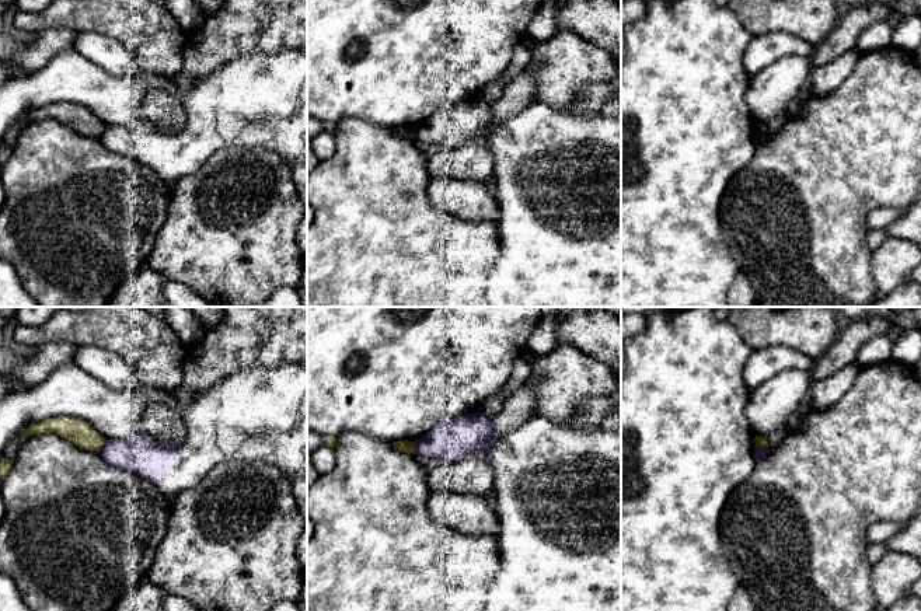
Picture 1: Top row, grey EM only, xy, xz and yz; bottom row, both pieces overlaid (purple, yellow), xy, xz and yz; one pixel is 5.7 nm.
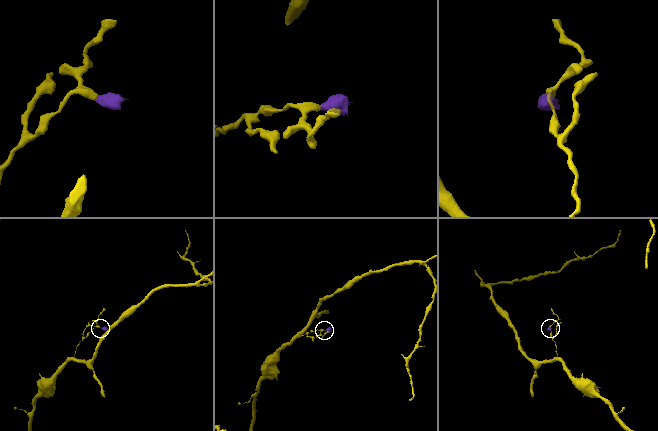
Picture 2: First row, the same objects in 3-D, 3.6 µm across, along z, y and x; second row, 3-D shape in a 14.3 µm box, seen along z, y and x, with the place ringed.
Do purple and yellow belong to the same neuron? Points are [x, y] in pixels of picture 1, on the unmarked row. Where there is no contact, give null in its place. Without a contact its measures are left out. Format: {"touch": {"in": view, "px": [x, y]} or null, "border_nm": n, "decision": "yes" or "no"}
{"touch": {"in": "xy", "px": [104, 132]}, "border_nm": 90, "decision": "no"}

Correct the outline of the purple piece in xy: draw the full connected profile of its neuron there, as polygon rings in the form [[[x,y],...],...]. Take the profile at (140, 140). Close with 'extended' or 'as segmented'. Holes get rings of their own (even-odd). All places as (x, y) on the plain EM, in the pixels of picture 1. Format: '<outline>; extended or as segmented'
[[[307,49],[245,53],[199,78],[189,91],[151,71],[137,69],[130,76],[118,76],[76,50],[60,52],[43,69],[17,74],[0,87],[0,143],[25,111],[55,102],[90,109],[107,125],[98,139],[108,150],[153,168],[165,182],[193,174],[224,147],[266,147],[290,165],[307,160]],[[153,88],[172,94],[182,104],[185,128],[181,132],[163,133],[140,118],[142,94]]]; extended

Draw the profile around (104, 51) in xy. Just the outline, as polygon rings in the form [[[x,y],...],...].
[[[79,31],[74,50],[112,74],[130,76],[137,70],[132,55],[115,38],[100,32]]]

